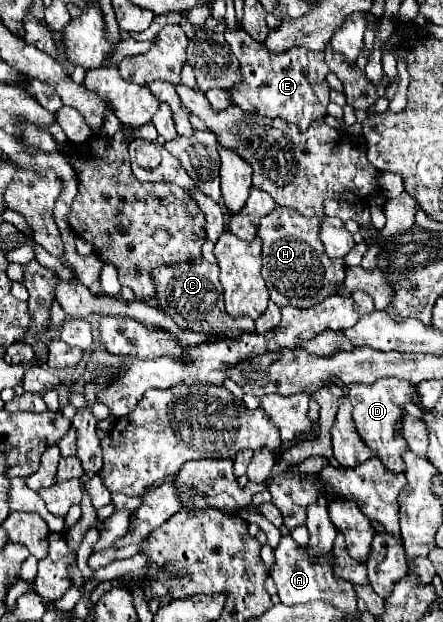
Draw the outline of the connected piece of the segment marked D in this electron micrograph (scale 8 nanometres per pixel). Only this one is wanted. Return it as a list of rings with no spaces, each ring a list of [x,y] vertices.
[[[378,379],[374,385],[350,385],[348,399],[354,407],[352,419],[358,435],[362,441],[376,451],[376,457],[382,461],[382,465],[392,471],[392,473],[404,473],[406,465],[402,461],[402,453],[408,449],[406,439],[400,433],[402,425],[402,405],[410,401],[410,389],[414,389],[412,383],[402,381],[402,379]]]

